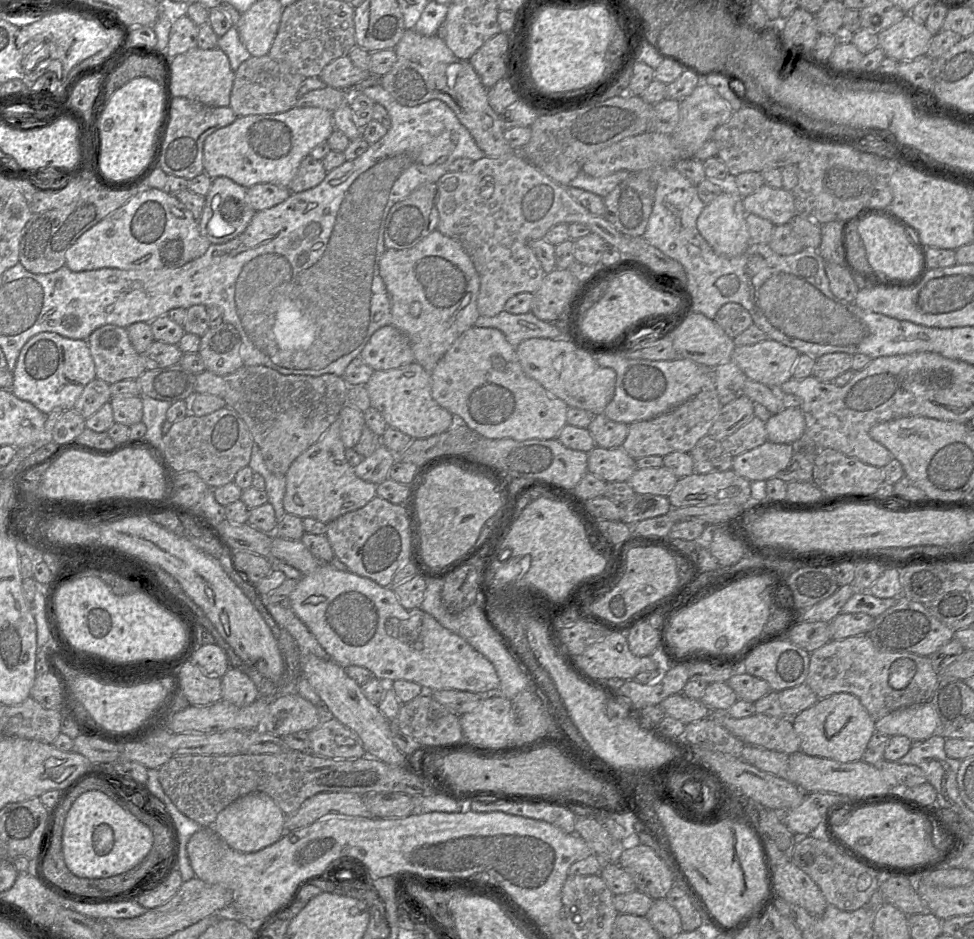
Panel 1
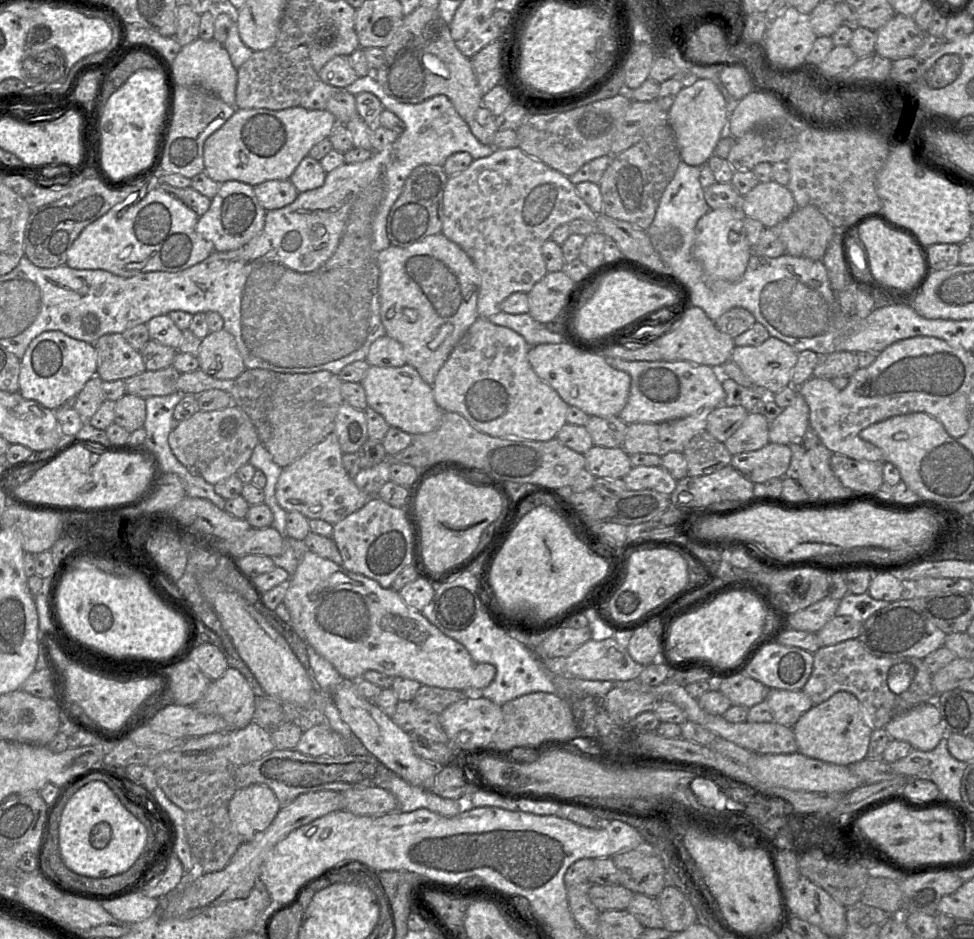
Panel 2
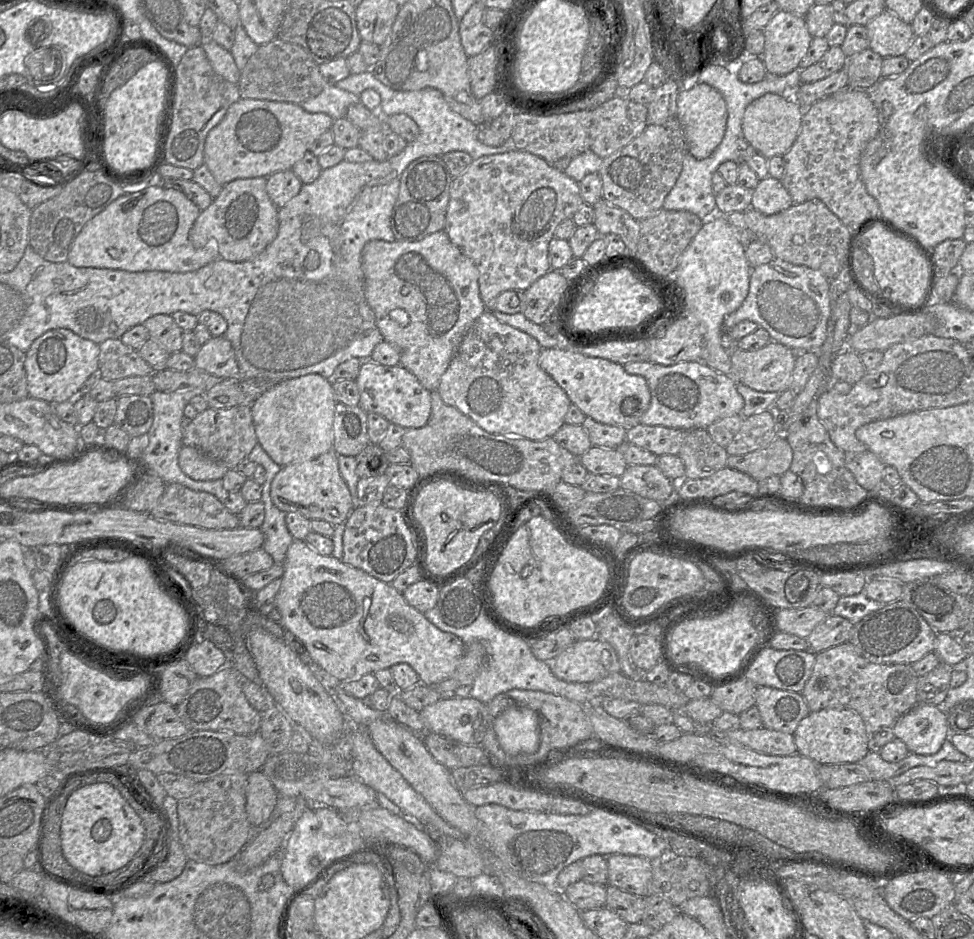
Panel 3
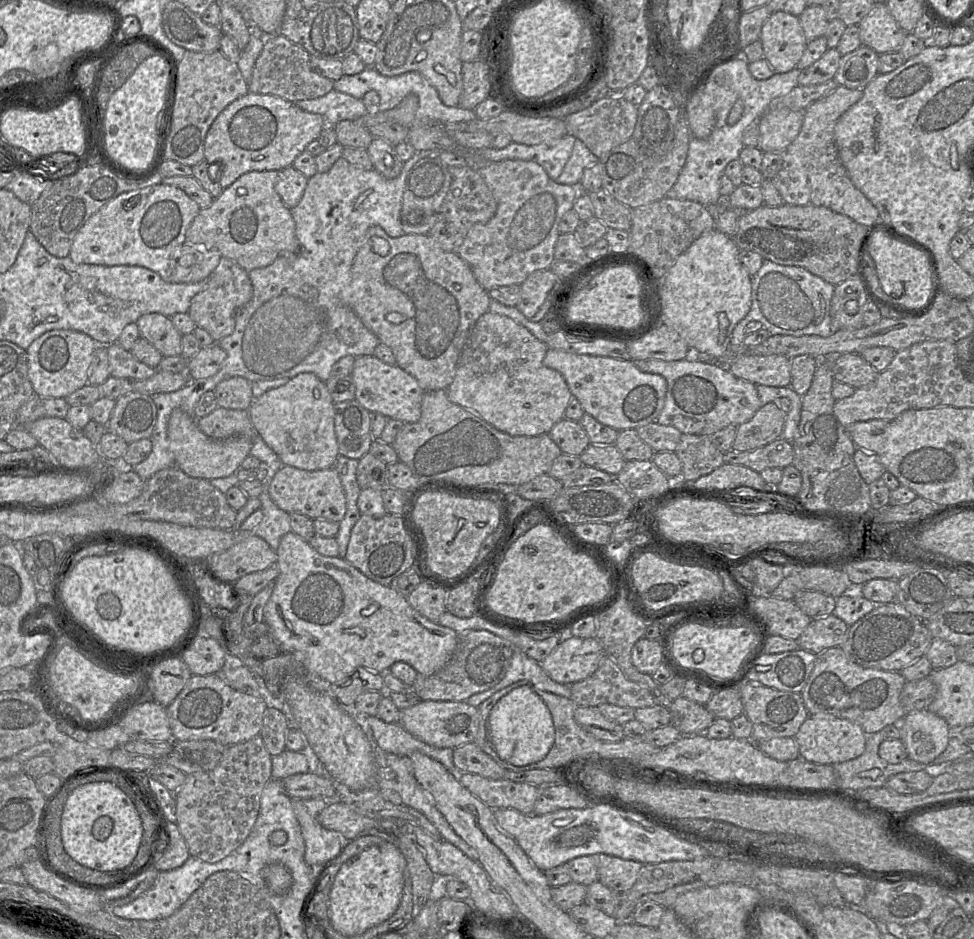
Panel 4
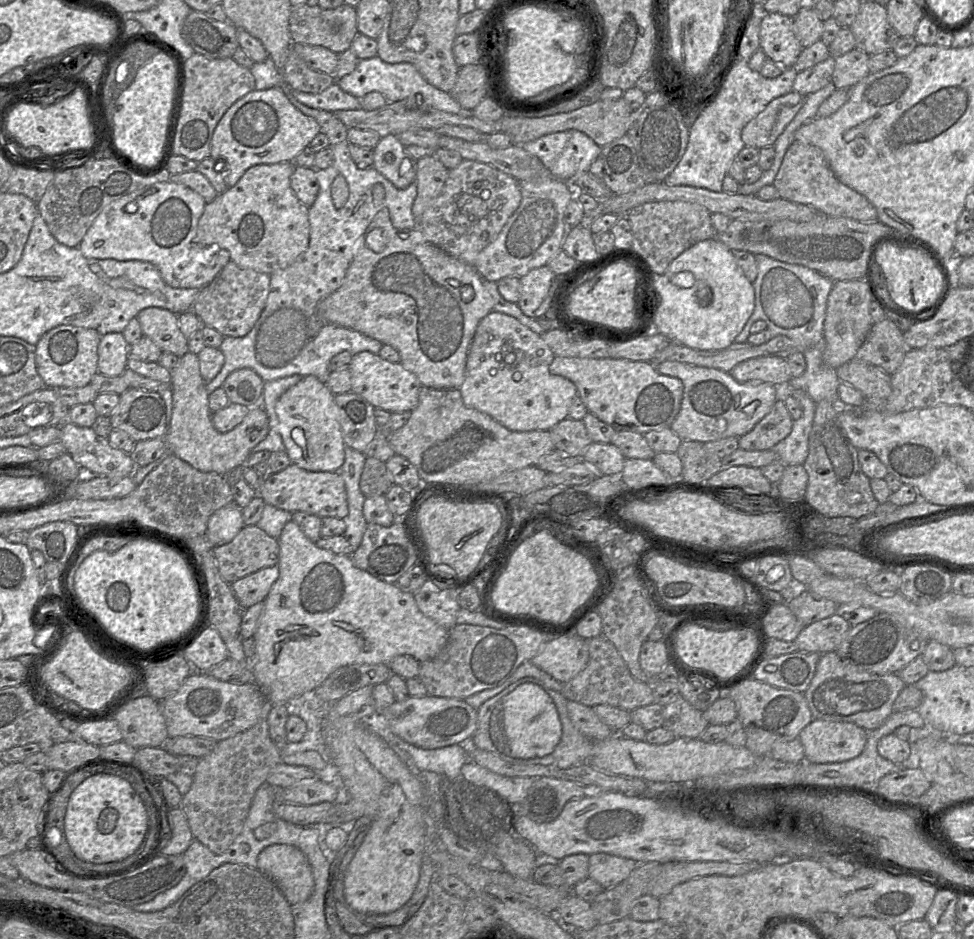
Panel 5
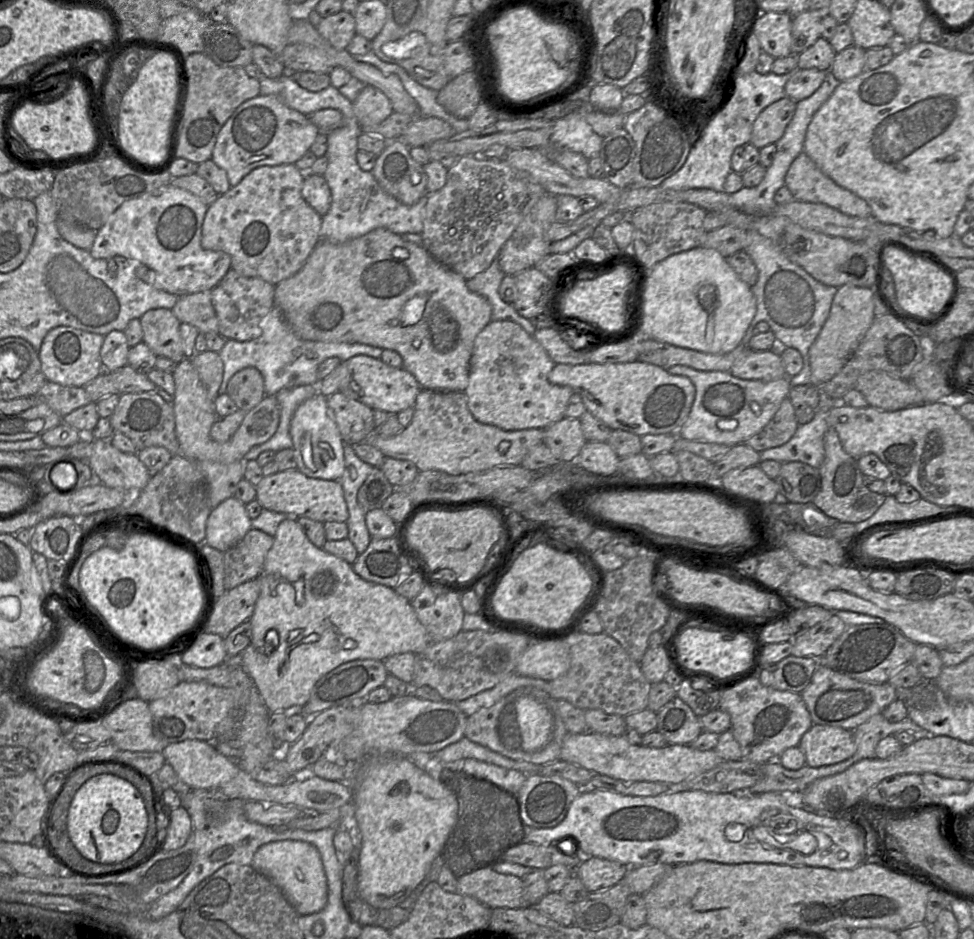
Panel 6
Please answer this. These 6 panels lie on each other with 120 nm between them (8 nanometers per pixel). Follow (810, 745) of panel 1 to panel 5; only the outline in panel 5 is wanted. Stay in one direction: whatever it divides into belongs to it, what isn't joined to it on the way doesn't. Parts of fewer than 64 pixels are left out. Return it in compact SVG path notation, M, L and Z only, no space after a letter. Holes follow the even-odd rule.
M813 719L800 732L798 739L805 752L805 760L811 763L839 763L859 756L867 742L867 731L854 723Z

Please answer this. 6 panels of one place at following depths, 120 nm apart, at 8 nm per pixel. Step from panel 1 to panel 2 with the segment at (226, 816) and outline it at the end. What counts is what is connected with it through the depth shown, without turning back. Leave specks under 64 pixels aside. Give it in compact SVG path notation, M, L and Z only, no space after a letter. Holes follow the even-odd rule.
M262 784L238 790L228 803L232 824L244 841L266 830L281 809L274 792Z

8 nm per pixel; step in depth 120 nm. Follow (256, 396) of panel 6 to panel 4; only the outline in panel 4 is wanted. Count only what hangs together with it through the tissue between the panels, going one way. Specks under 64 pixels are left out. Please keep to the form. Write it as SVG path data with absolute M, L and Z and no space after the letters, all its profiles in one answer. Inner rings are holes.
M240 376L219 382L213 392L217 405L226 409L248 411L254 400L251 382Z

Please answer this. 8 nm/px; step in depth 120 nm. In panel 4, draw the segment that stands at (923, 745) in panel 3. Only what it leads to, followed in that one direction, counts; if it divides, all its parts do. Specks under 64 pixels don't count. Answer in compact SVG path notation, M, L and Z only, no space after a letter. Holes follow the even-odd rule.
M928 709L908 712L901 720L901 737L908 758L932 765L953 735L952 728Z

